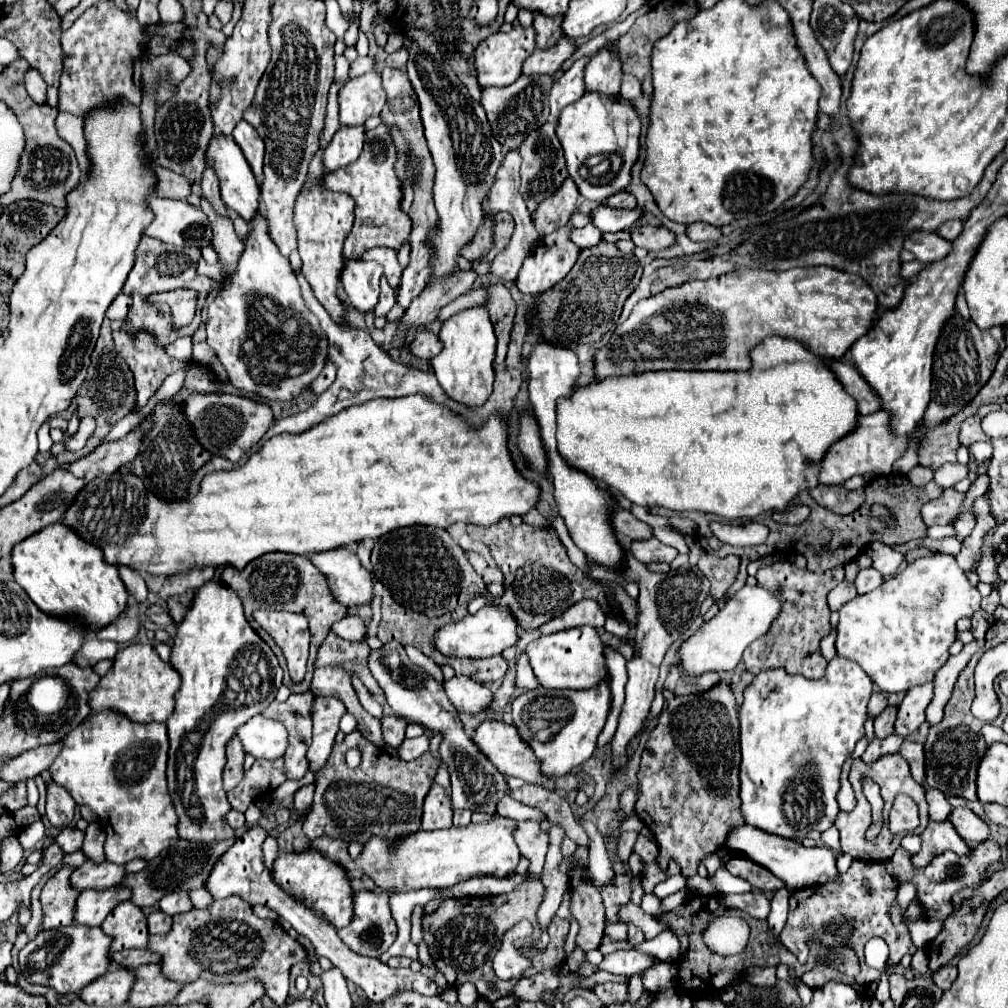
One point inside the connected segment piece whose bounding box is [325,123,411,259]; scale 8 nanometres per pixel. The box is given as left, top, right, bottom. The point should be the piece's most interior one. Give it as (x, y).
(371, 180)

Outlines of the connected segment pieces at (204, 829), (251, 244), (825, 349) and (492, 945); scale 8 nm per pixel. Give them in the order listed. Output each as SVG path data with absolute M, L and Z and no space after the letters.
M211 579L195 591L195 597L191 599L191 605L183 621L177 623L171 665L181 673L181 681L183 681L181 689L175 695L177 699L175 713L171 715L171 719L167 719L167 731L171 743L167 781L179 815L179 835L181 839L203 841L203 843L235 837L235 831L225 821L225 813L231 809L221 783L225 745L233 737L235 727L247 723L251 717L259 715L265 707L269 707L271 701L275 701L277 689L281 687L283 671L271 647L249 625L239 595L219 579Z
M261 213L253 221L253 231L245 241L245 251L239 259L237 271L233 273L233 283L223 285L223 289L217 293L215 301L207 309L205 327L207 345L215 351L215 355L227 369L231 385L265 401L297 399L305 389L311 387L311 383L317 379L327 363L327 335L315 315L311 315L311 311L307 309L289 259L283 259L275 243L271 243L271 237L267 235L267 221Z
M831 267L789 271L741 269L707 281L687 281L635 305L629 319L613 331L609 343L595 351L595 381L671 369L745 371L749 369L749 349L769 335L799 339L821 357L841 357L861 335L869 331L875 313L877 297L871 287L867 287L867 283L857 275L847 275Z
M525 883L523 887L517 887L515 891L507 893L507 895L495 895L495 897L487 897L487 899L449 899L445 901L433 915L423 919L423 939L429 947L429 953L435 961L435 965L443 971L445 979L449 983L453 983L453 987L463 985L465 981L471 981L479 987L479 993L483 995L487 991L487 981L495 979L493 973L493 955L497 953L497 947L503 941L503 935L519 921L529 921L531 925L537 925L537 909L543 901L543 893L545 887L543 883Z

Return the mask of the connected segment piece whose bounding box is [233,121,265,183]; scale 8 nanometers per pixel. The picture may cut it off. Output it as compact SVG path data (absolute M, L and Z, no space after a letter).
M239 121L237 127L233 129L233 139L235 143L241 147L245 159L249 161L257 181L263 181L263 157L265 157L265 143L259 137L259 133L255 131L255 127L251 127L247 121Z

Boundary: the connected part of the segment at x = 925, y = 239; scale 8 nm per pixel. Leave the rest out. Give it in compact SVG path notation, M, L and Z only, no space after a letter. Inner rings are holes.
M913 231L905 239L903 249L911 251L915 259L921 263L933 263L937 259L943 259L943 255L947 255L951 243L941 235L937 235L935 231Z

